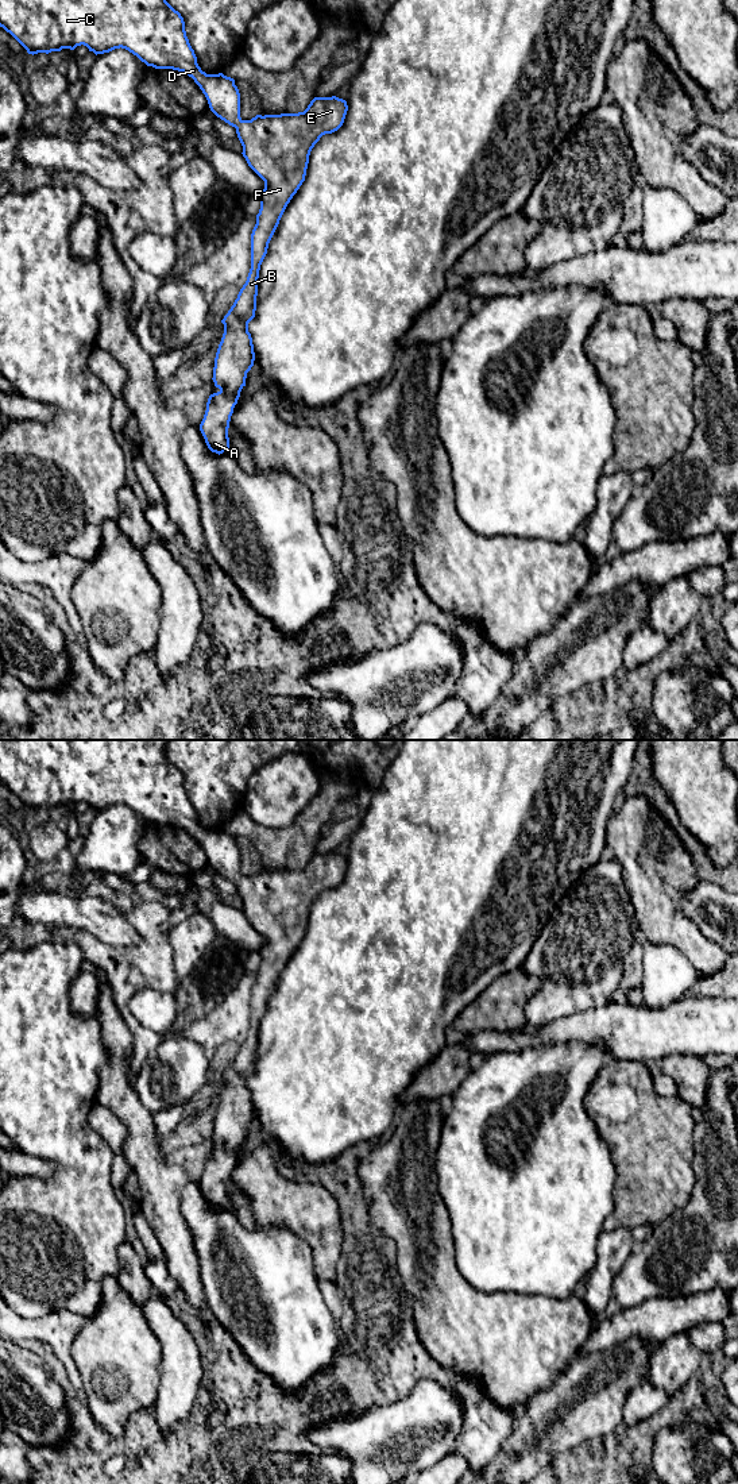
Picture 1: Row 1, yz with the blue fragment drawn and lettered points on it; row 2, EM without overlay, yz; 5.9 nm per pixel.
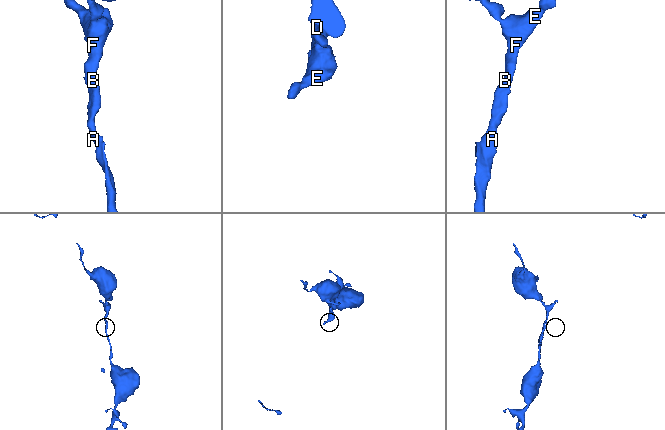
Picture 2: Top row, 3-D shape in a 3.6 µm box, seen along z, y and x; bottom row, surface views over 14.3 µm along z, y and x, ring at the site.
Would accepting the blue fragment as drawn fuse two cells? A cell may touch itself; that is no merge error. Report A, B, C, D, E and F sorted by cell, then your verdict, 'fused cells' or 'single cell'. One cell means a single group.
A B C D E F; single cell

